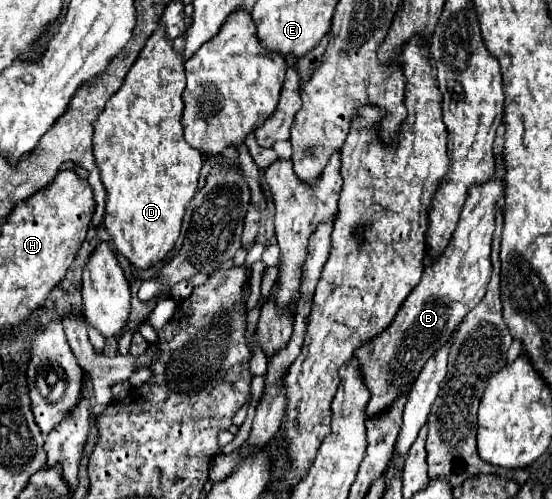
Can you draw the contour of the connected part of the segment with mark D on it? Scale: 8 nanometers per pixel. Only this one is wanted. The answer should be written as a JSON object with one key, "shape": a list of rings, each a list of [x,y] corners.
{"shape":[[[164,27],[146,41],[136,65],[124,77],[124,85],[108,99],[108,105],[94,123],[94,157],[106,189],[104,229],[112,237],[112,245],[136,269],[150,269],[174,249],[180,235],[186,205],[196,193],[198,175],[202,169],[202,155],[192,149],[182,135],[182,93],[184,93],[184,61],[166,39]]]}

